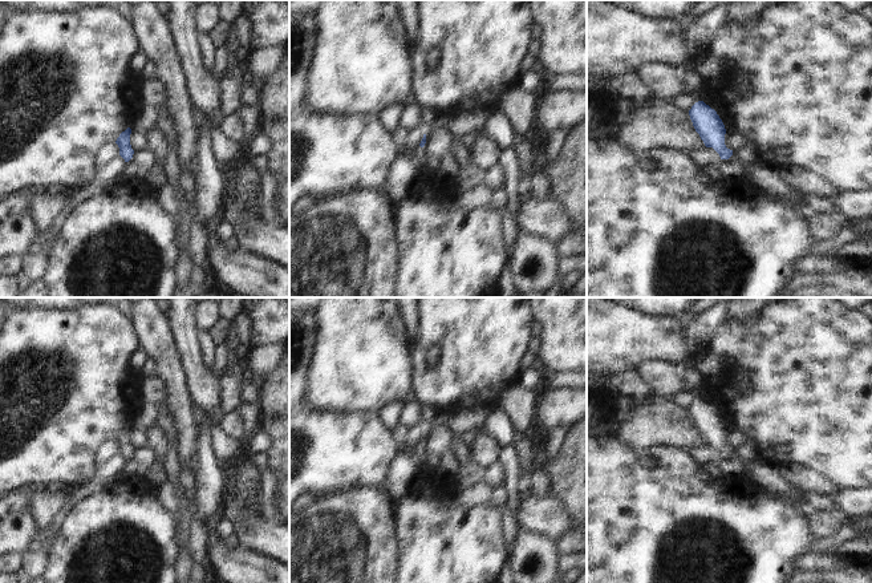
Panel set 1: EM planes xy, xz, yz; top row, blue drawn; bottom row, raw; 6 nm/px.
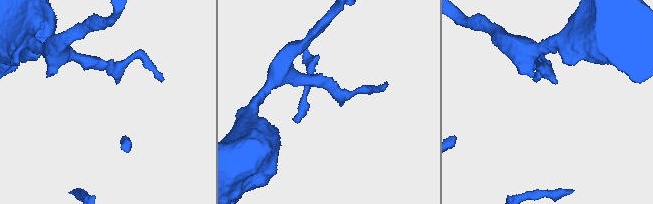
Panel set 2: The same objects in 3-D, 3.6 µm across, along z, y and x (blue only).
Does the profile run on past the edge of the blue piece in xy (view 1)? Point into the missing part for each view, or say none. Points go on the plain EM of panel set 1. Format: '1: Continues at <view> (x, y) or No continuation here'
1: No continuation here

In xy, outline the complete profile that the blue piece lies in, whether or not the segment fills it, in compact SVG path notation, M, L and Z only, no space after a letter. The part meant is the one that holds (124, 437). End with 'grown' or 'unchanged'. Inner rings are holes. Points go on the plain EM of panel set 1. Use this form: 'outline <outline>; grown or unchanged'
outline M127 425L125 429L119 432L115 441L119 445L119 453L125 457L125 459L129 459L133 456L134 448L130 442L130 432L131 426Z; unchanged

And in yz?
outline M698 398L689 408L689 413L705 444L713 445L721 457L729 457L733 448L725 442L726 426L717 409L703 398Z; unchanged

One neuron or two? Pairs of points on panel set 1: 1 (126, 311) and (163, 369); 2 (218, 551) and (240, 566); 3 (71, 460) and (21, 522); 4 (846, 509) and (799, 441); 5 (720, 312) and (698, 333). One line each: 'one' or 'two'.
1: two
2: one
3: two
4: two
5: one

